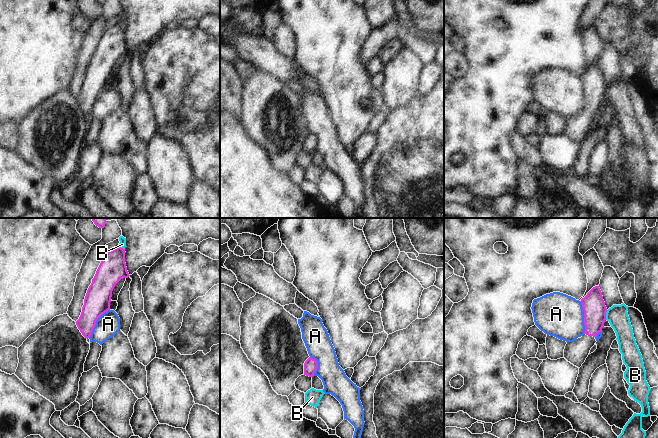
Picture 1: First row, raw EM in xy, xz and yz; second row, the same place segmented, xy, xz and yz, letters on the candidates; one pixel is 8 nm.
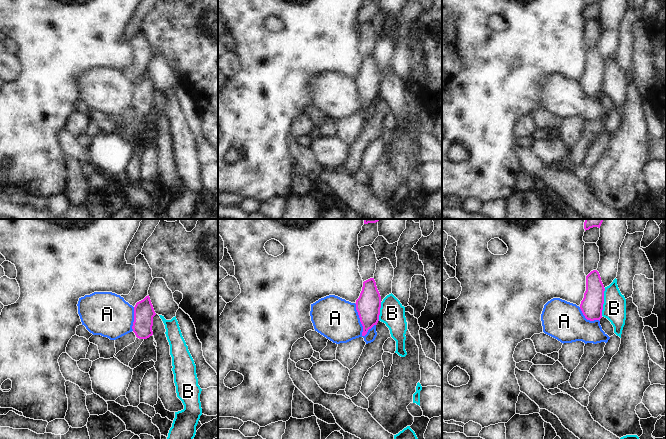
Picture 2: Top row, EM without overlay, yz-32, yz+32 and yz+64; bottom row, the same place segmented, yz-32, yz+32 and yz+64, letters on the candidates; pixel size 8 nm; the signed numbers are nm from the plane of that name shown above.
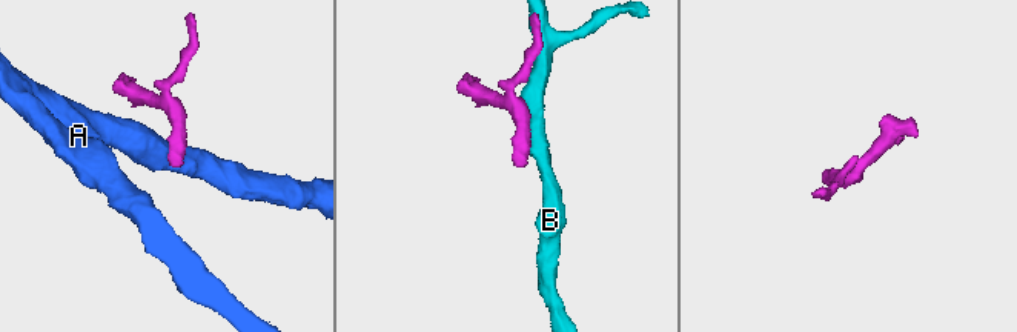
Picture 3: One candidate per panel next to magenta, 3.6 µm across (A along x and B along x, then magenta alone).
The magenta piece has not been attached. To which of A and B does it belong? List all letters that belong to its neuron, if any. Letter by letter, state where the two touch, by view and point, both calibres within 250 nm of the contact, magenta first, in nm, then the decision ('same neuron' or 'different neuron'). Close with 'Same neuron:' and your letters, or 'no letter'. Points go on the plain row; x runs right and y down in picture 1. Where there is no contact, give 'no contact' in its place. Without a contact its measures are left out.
A: yz (584, 93) | 180/360 nm | different neuron
B: yz (605, 91) | 180/170 nm | different neuron
Same neuron: no letter

